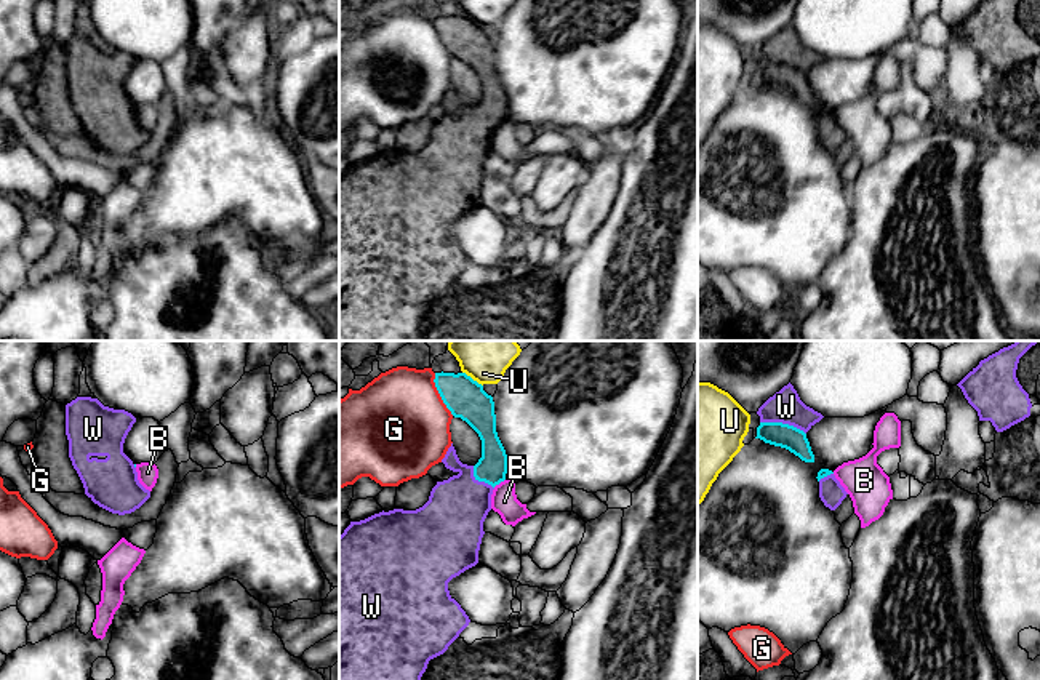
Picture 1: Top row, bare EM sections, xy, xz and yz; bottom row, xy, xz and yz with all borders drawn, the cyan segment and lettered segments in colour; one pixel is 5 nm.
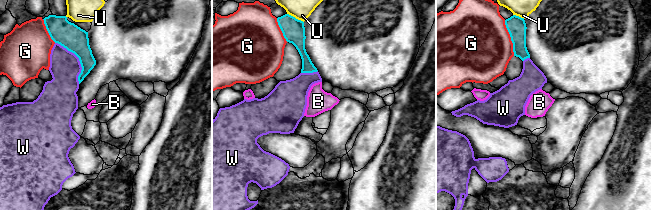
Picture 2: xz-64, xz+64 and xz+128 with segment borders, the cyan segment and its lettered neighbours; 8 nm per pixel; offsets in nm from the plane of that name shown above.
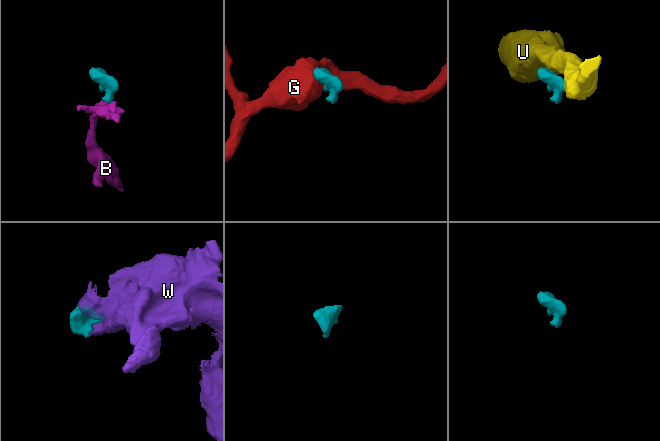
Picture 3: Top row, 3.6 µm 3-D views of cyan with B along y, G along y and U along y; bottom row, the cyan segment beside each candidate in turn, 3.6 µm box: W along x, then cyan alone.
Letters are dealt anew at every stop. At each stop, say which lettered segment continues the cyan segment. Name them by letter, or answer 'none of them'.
W

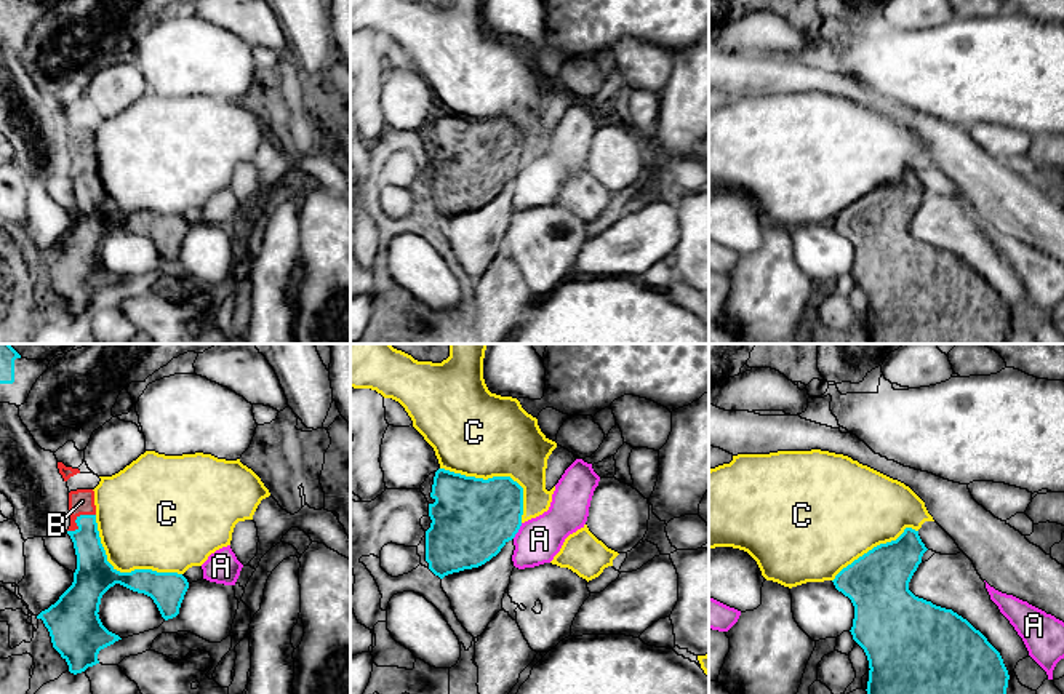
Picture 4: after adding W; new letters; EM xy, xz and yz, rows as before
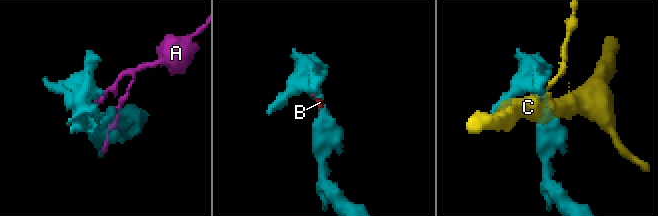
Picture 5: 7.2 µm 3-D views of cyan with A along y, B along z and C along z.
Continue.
B

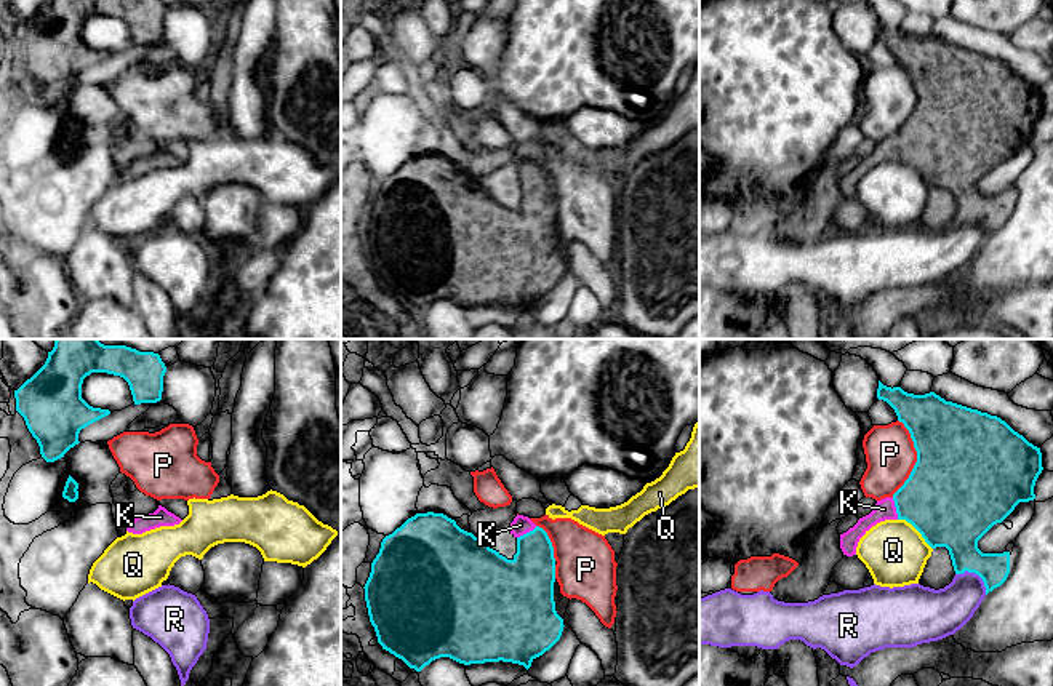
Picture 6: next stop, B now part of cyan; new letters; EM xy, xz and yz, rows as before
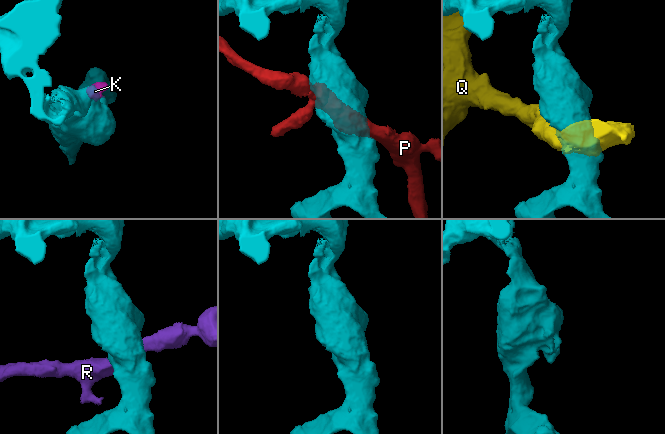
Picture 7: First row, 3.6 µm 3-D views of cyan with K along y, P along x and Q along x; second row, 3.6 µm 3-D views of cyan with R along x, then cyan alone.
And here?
K

